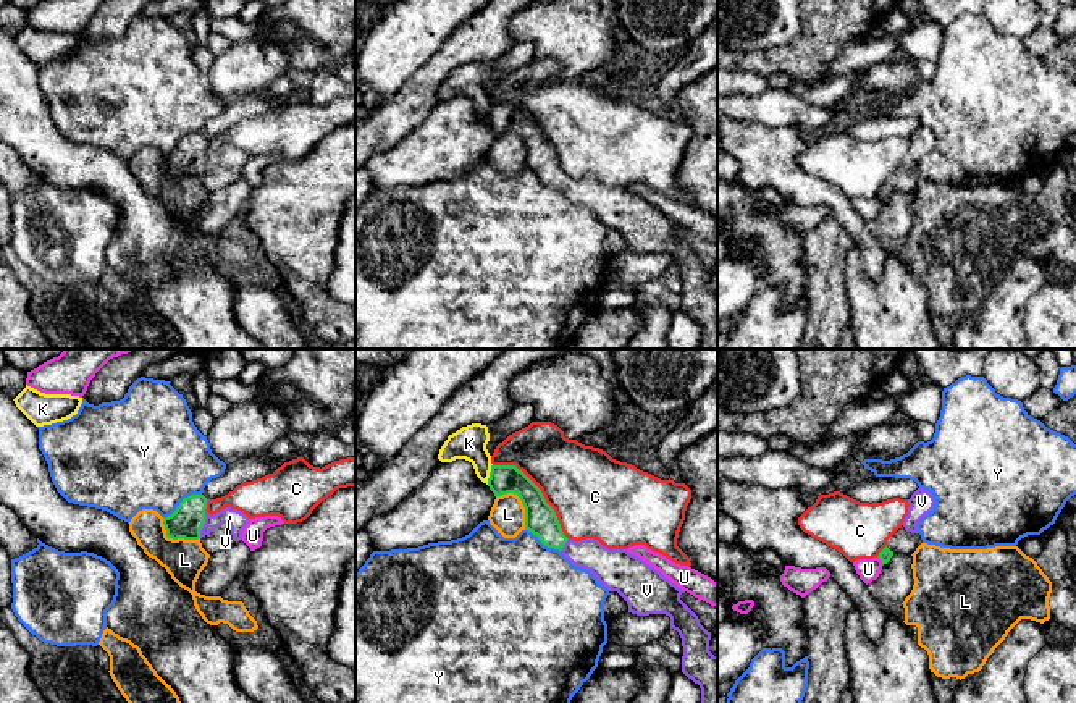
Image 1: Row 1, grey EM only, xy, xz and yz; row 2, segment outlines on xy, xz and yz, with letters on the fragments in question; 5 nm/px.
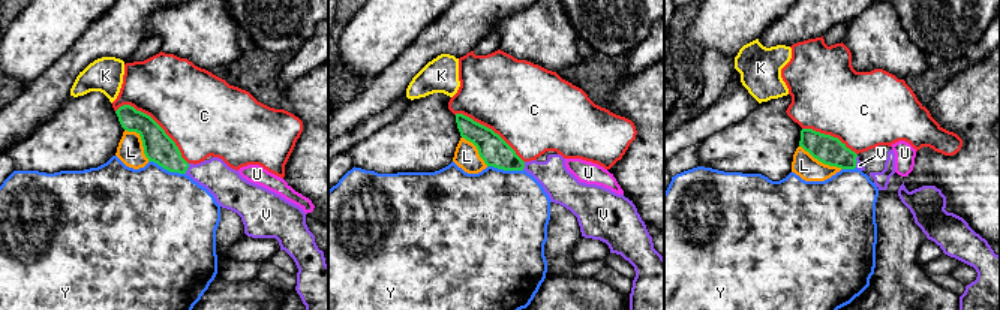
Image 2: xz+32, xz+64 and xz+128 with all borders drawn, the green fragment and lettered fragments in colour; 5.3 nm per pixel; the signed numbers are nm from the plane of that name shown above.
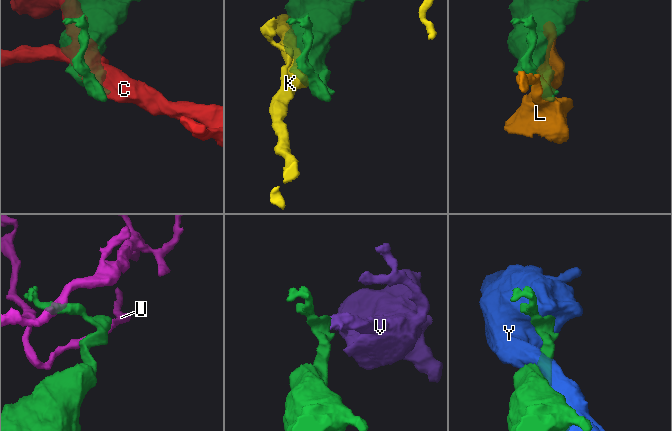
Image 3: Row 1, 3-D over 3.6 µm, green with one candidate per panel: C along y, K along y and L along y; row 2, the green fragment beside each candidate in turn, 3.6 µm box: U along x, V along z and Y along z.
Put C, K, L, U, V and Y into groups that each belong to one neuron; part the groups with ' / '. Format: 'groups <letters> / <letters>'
groups C / K / L / U / V / Y

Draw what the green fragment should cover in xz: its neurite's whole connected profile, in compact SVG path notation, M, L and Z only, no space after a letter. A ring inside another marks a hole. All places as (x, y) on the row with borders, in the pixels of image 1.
M491 465L488 486L494 496L514 493L525 507L525 530L559 549L574 566L590 570L617 591L637 616L666 614L682 638L682 672L701 688L701 703L717 703L717 656L709 651L711 632L680 600L685 593L659 570L627 549L609 549L598 540L569 540L541 490L515 465Z

